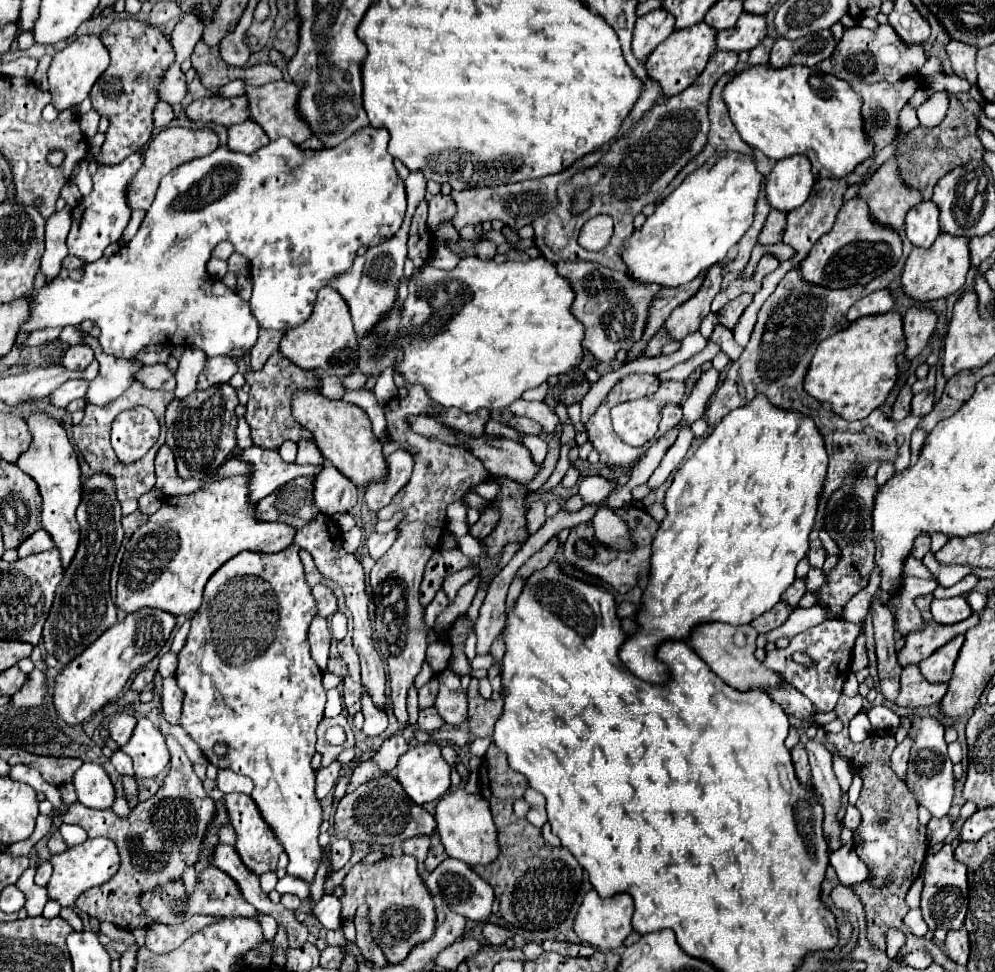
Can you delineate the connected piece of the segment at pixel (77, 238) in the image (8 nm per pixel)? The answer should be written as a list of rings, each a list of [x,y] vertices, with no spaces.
[[[144,152],[132,154],[116,166],[96,162],[96,174],[92,176],[92,180],[94,180],[92,194],[82,198],[80,204],[72,210],[74,222],[72,222],[72,230],[68,234],[68,240],[66,240],[70,254],[74,254],[86,262],[94,262],[102,256],[104,248],[110,242],[120,240],[120,236],[122,236],[122,232],[130,220],[128,186],[130,186],[132,178],[136,176],[136,172],[142,168],[142,164],[144,164]]]

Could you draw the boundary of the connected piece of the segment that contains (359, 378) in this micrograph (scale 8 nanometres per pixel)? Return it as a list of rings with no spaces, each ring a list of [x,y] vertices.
[[[355,371],[350,376],[344,377],[344,386],[348,389],[355,390],[361,388],[367,382],[368,377],[359,371]]]

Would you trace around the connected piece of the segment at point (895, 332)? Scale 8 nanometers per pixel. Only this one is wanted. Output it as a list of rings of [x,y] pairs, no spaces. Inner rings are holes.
[[[884,312],[858,318],[836,336],[820,342],[812,366],[808,368],[804,390],[820,402],[828,402],[836,414],[848,420],[862,420],[872,410],[880,408],[898,378],[896,358],[906,352],[906,338],[902,330],[902,316],[898,312]]]

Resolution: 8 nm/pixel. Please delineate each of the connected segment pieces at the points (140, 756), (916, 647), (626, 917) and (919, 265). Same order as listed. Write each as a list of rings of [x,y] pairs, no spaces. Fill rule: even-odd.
[[[140,716],[132,738],[122,746],[122,750],[132,758],[136,778],[142,780],[158,776],[170,764],[170,752],[164,736],[154,722],[144,716]]]
[[[966,620],[958,624],[938,624],[938,622],[926,624],[922,630],[906,636],[906,646],[898,654],[900,666],[918,664],[920,660],[928,658],[934,650],[938,650],[958,634],[966,634]]]
[[[590,890],[578,910],[576,922],[574,922],[574,932],[578,938],[602,952],[606,950],[616,950],[624,944],[626,936],[634,932],[632,928],[632,914],[634,914],[634,900],[630,894],[614,894],[610,898],[598,896],[596,890]]]
[[[940,232],[940,236],[936,238],[936,242],[932,242],[930,248],[914,248],[910,252],[902,272],[902,288],[914,300],[946,298],[964,286],[968,270],[970,270],[970,238]]]

